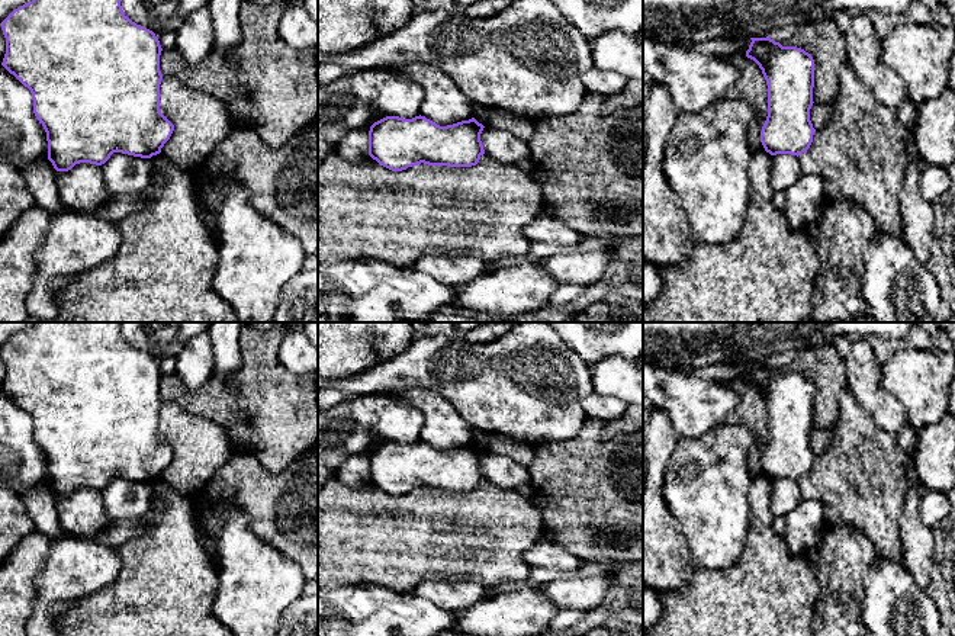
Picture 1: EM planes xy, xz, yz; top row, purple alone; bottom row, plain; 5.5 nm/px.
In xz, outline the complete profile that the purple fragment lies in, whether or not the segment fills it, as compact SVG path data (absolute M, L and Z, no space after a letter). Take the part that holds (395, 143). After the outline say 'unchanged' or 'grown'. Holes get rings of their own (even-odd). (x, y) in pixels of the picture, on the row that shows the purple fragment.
M421 115L412 119L386 116L370 126L369 155L392 171L402 171L421 163L428 166L472 167L485 154L480 141L483 128L475 118L440 126Z; unchanged

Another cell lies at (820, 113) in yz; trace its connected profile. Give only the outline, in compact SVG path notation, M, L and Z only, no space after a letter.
M813 103L810 109L810 121L814 129L824 128L833 115L833 103Z

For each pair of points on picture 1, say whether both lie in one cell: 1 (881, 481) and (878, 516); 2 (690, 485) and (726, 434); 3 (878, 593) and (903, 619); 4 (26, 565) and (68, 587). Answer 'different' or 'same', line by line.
1: same
2: same
3: same
4: different

